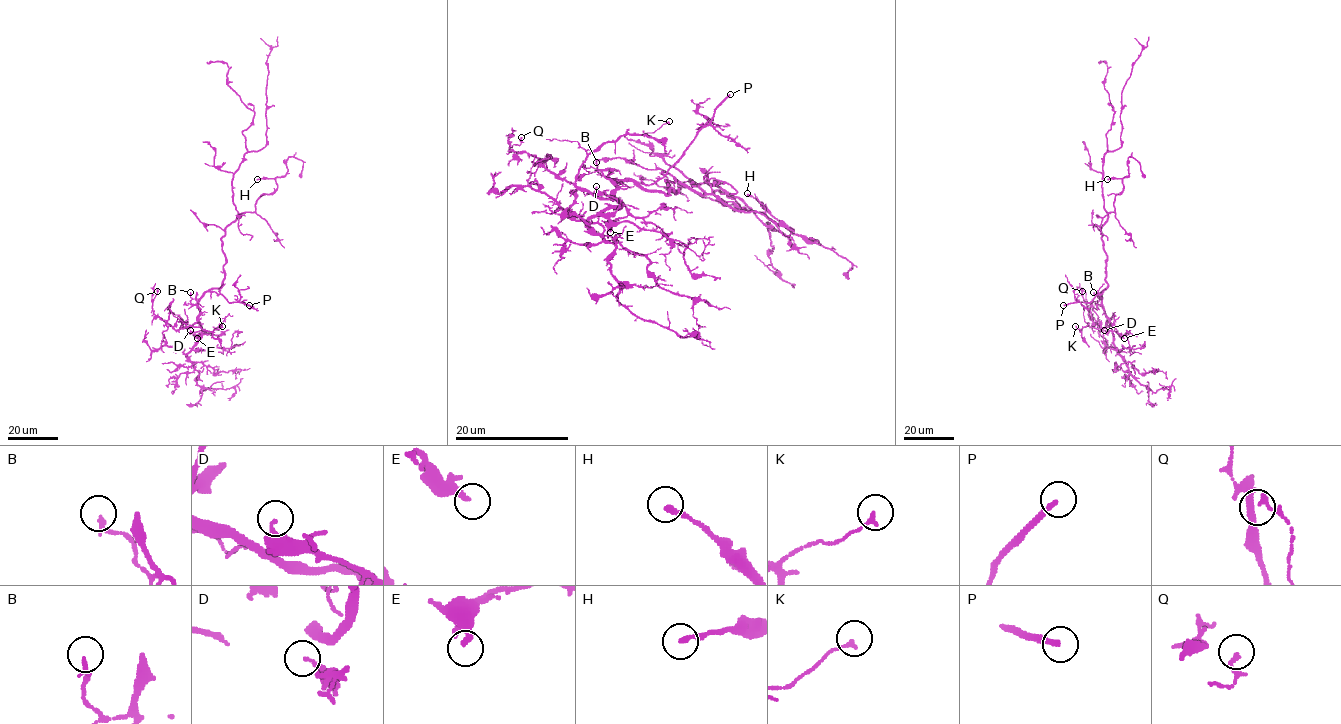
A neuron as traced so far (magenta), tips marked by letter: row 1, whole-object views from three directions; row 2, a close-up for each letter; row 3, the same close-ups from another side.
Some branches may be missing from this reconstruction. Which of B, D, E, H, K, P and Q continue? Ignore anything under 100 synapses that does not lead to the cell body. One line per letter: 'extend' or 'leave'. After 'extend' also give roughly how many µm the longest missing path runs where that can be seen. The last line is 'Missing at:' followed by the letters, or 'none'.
B: leave
D: leave
E: leave
H: leave
K: leave
P: extend | 60 µm
Q: leave
Missing at: P

